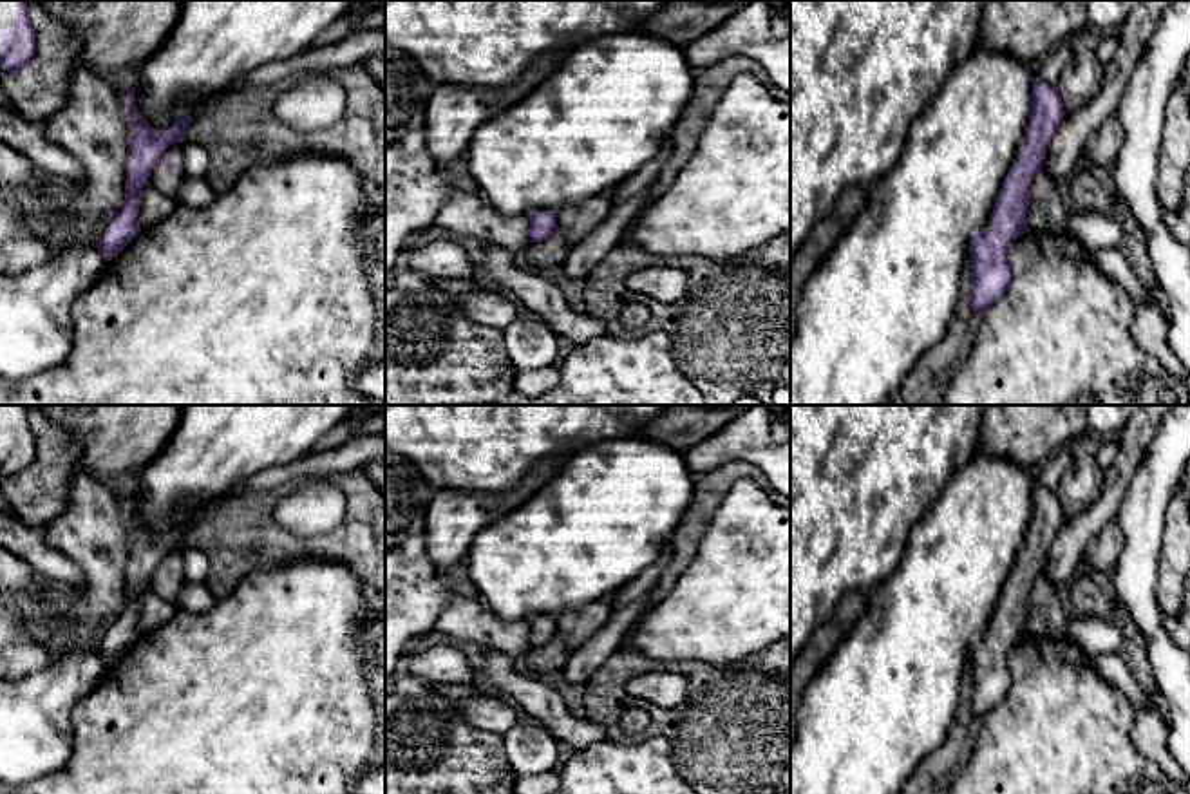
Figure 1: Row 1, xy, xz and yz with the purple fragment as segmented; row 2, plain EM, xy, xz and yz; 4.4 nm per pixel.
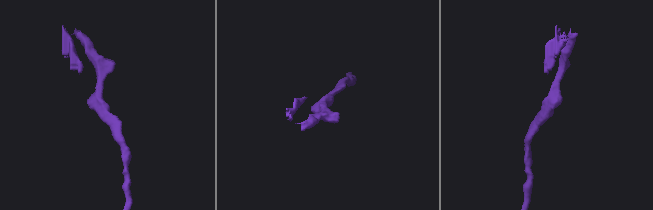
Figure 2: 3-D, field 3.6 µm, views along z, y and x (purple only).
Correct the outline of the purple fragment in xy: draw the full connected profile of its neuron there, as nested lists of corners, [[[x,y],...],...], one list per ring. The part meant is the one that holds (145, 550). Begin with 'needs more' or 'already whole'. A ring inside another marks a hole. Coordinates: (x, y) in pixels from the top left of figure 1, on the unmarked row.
already whole | [[[136,492],[121,501],[130,525],[125,608],[119,619],[110,624],[96,649],[105,666],[116,662],[139,640],[141,631],[137,619],[141,595],[148,591],[150,575],[163,557],[170,550],[183,548],[186,544],[186,534],[192,525],[188,514],[179,514],[175,517],[175,526],[168,535],[152,534],[150,528],[137,517],[134,501]]]

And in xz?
already whole | [[[532,615],[528,622],[528,642],[532,647],[543,647],[557,635],[557,617],[553,615]]]

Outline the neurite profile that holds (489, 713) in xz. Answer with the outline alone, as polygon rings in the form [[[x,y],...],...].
[[[479,695],[474,698],[456,700],[456,705],[468,725],[481,731],[505,736],[519,723],[517,707],[497,696]]]

